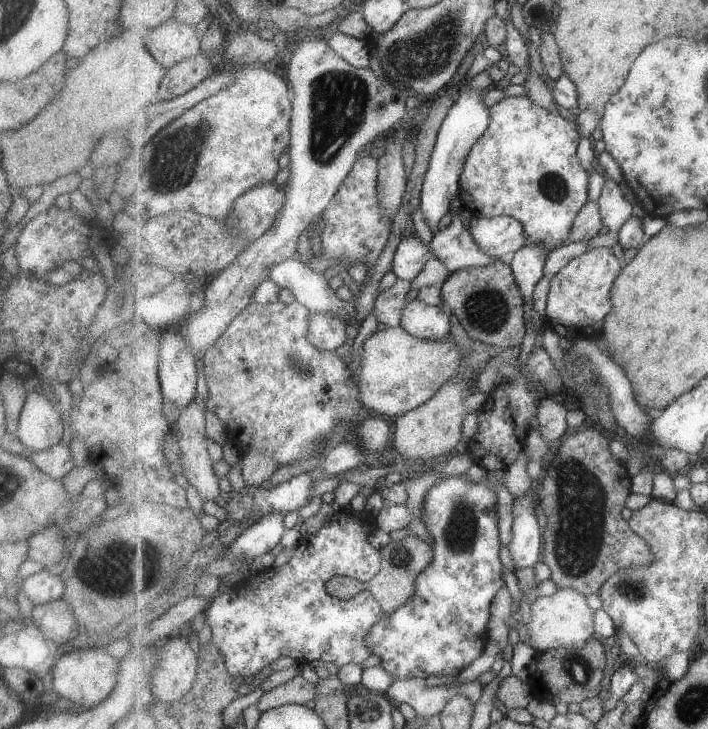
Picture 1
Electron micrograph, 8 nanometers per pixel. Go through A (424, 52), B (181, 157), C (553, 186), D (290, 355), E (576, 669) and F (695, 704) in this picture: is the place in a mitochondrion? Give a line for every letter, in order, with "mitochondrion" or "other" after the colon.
A: mitochondrion
B: mitochondrion
C: mitochondrion
D: mitochondrion
E: mitochondrion
F: mitochondrion

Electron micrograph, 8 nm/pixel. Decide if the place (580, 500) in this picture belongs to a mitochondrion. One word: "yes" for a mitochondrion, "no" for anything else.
yes

